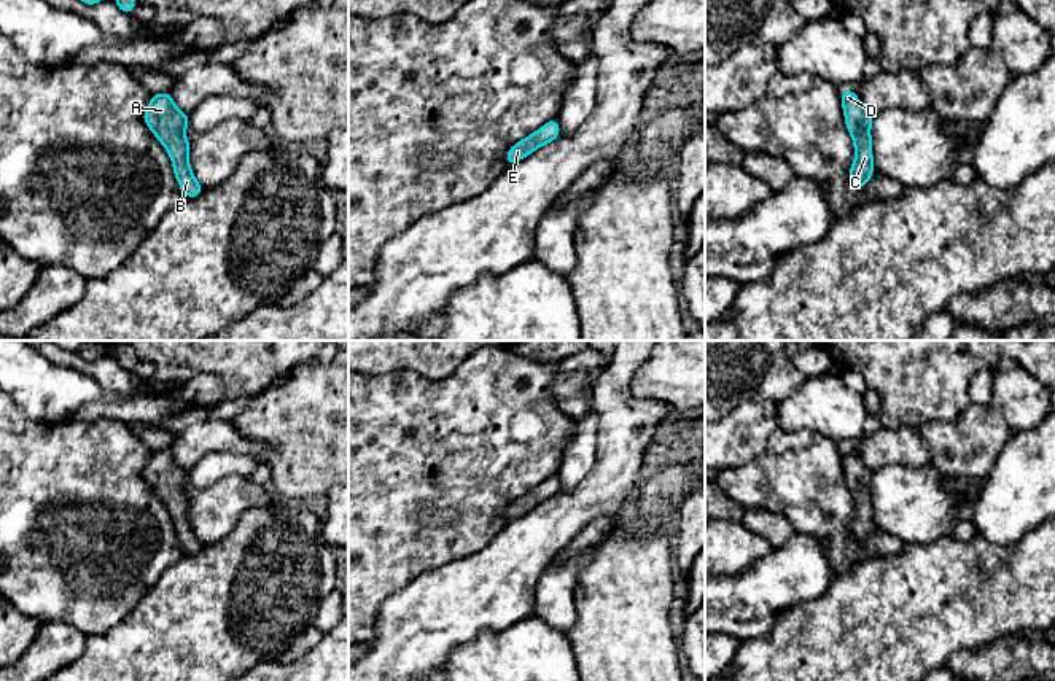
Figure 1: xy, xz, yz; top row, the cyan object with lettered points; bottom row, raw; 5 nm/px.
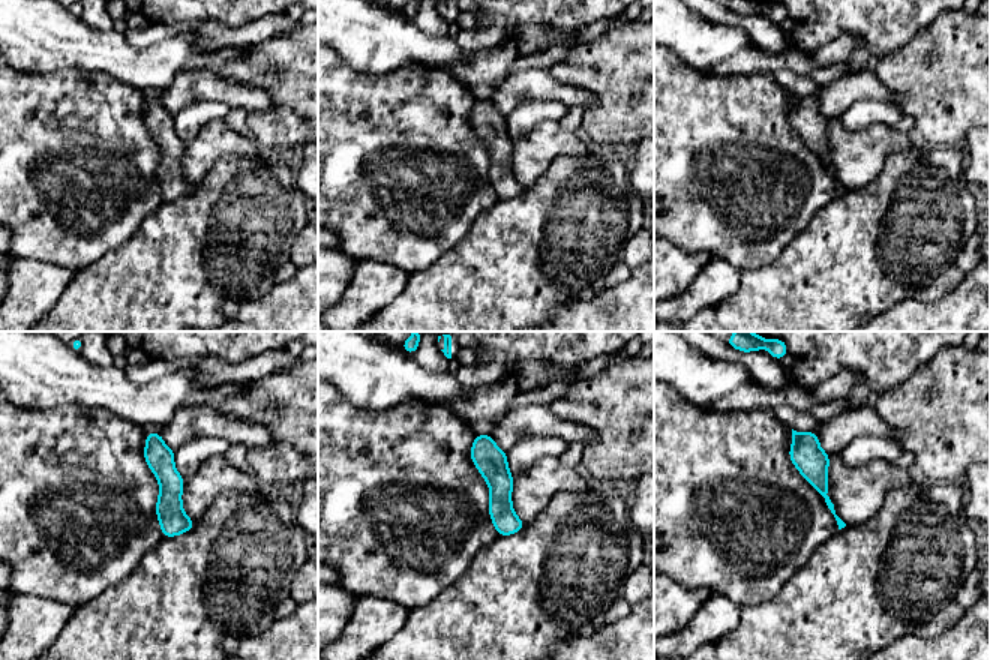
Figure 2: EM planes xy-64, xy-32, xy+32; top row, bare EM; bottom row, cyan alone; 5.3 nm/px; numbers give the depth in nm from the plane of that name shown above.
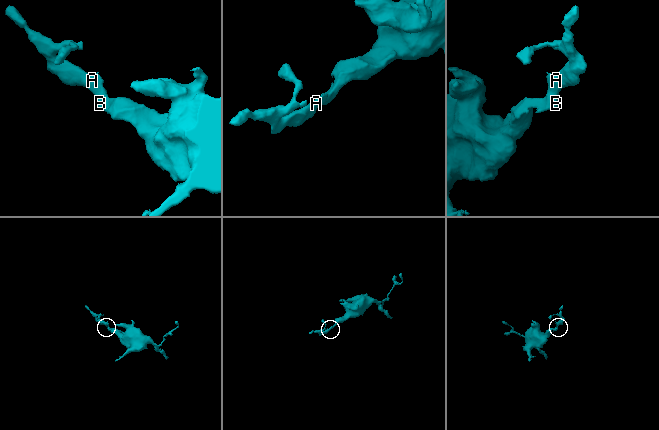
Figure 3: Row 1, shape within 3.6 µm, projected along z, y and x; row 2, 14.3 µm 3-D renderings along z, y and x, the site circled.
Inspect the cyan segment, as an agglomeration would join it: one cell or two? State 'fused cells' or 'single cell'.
single cell

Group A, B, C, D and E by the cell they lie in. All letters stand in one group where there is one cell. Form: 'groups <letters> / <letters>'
groups A B C D E

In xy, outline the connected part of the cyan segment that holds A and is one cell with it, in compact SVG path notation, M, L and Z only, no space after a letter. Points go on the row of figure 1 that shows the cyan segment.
M161 92L153 94L143 113L143 121L170 154L185 197L191 199L202 194L205 189L194 178L188 161L189 142L185 137L185 129L189 124L189 115L175 107L169 92Z

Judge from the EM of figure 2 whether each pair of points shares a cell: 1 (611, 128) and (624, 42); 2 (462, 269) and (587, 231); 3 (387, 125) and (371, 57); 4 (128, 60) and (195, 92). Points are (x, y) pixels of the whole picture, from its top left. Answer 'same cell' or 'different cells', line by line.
1: same cell
2: same cell
3: different cells
4: different cells

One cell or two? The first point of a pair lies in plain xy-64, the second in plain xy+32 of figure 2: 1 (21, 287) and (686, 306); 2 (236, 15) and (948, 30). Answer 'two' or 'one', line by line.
1: one
2: two

